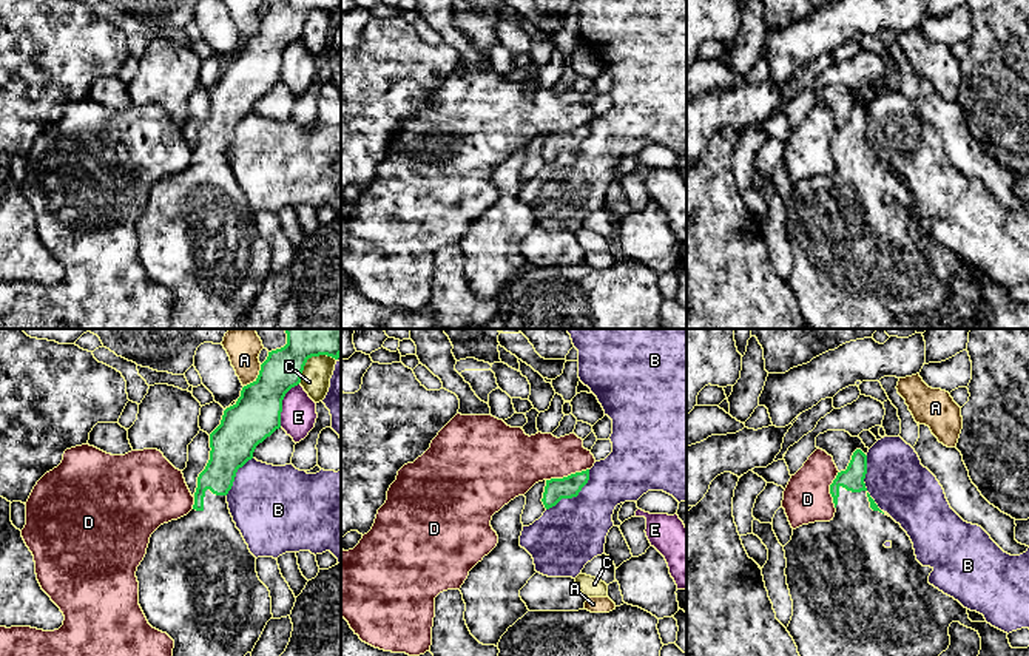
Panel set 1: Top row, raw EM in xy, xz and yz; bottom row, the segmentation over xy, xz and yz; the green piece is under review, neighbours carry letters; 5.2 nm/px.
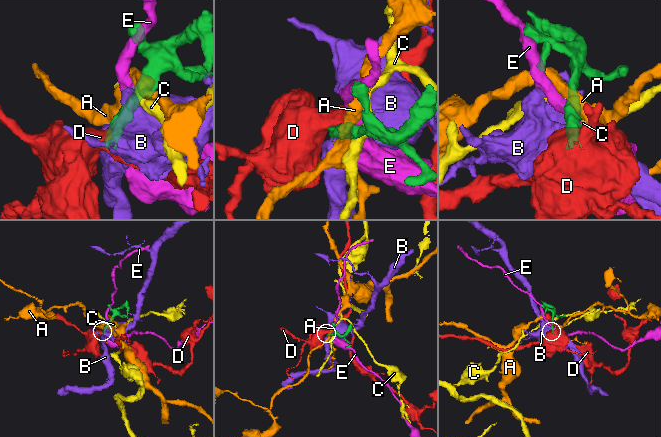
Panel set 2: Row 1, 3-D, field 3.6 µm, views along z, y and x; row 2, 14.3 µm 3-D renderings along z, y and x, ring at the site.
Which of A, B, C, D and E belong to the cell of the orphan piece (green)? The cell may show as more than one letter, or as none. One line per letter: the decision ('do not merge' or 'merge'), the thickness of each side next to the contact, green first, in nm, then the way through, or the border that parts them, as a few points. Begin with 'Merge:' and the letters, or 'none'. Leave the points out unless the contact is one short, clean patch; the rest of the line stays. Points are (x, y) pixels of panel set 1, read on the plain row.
Merge: none
A: do not merge; calibres 260 and 140 nm; border xy (261, 19), (259, 28), (244, 40)
B: do not merge; calibres 120 and 340 nm; border xz (590, 124), (590, 133), (576, 150), (562, 152), (546, 164)
C: do not merge; calibres 200 and 150 nm
D: do not merge; calibres 120 and 260 nm; border xz (588, 122), (546, 135)
E: do not merge; calibres 260 and 190 nm

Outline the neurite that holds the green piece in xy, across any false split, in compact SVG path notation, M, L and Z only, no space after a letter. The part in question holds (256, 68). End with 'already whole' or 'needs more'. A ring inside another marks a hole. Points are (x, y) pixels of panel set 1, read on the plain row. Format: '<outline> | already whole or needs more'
M284 0L268 6L258 32L242 42L238 56L224 65L221 79L210 88L210 114L197 131L193 164L160 179L150 191L147 208L136 225L139 259L148 278L174 295L170 329L239 329L239 318L253 306L267 276L273 273L270 245L258 232L256 211L233 176L227 148L238 123L253 113L256 100L281 82L285 48L301 37L307 14L319 9L338 14L341 0Z | needs more

